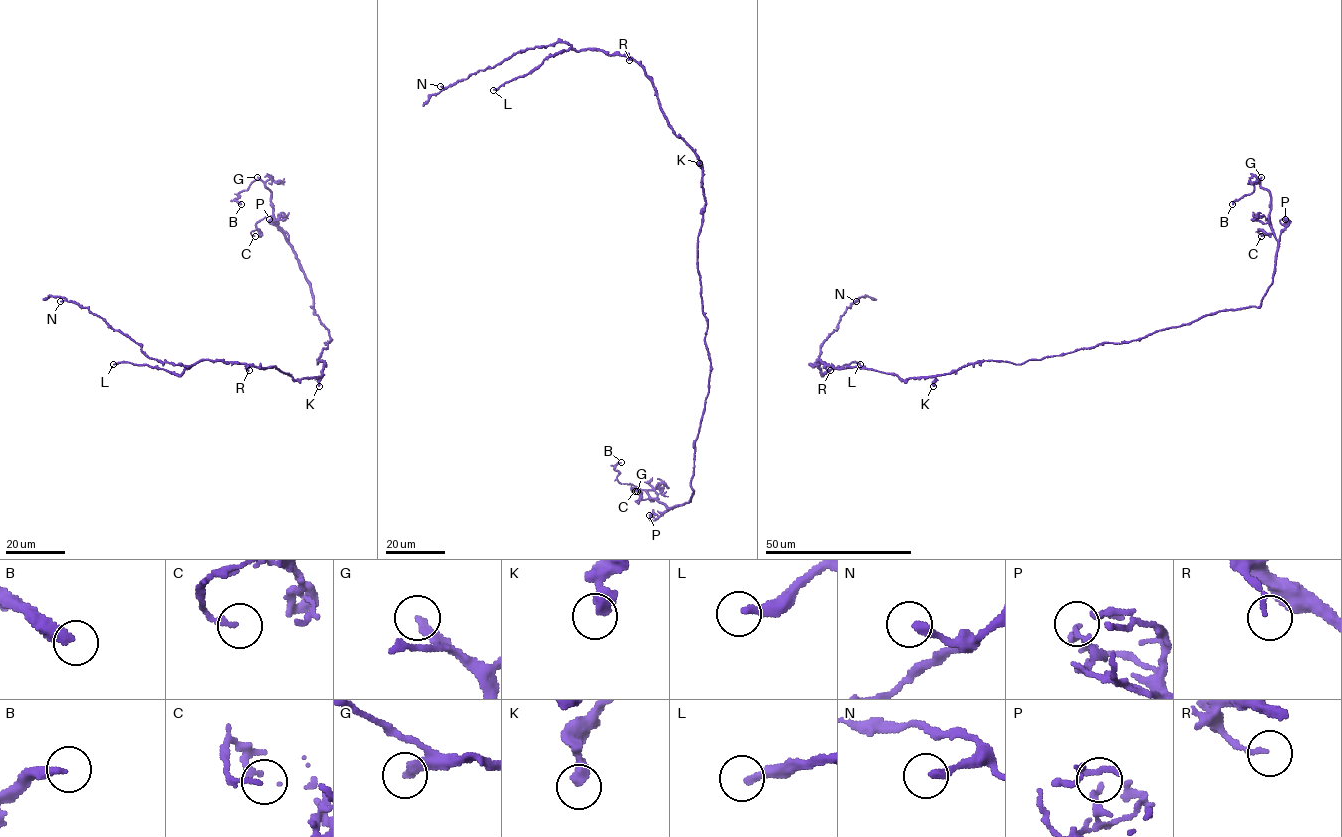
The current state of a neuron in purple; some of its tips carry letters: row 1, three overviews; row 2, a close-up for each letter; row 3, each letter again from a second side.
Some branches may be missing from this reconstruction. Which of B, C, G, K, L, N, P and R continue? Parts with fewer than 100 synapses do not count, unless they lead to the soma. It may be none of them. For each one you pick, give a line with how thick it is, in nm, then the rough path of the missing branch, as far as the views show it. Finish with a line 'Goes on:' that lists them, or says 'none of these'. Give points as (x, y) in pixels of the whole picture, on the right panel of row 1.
G: 280 nm | (1261, 177), (1260, 167), (1268, 159), (1268, 150), (1261, 145), (1248, 144), (1241, 122), (1233, 111), (1235, 106)
L: 260 nm | (860, 364), (850, 346), (839, 338), (840, 328), (832, 312)
Goes on: G, L

